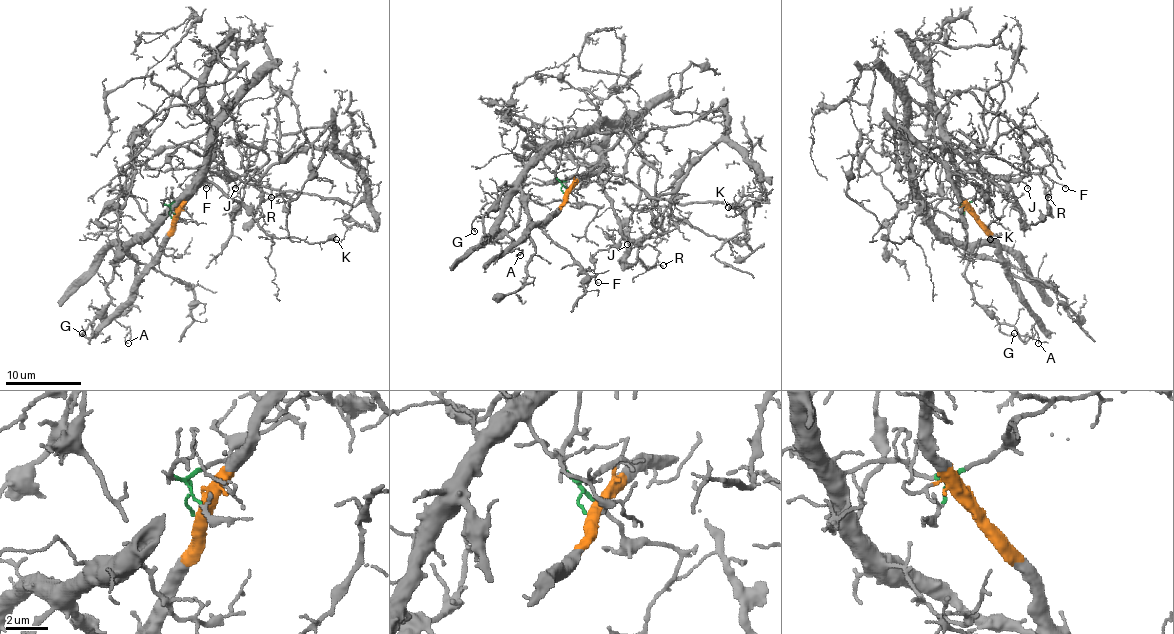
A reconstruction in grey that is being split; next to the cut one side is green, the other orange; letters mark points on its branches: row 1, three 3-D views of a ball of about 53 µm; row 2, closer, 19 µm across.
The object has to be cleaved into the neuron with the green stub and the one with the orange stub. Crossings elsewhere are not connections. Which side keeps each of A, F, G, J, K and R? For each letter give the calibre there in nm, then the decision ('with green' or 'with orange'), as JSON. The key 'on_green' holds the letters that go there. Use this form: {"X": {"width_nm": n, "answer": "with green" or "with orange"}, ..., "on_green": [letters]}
{"A": {"width_nm": 110, "answer": "with orange"}, "F": {"width_nm": 130, "answer": "with orange"}, "G": {"width_nm": 160, "answer": "with green"}, "J": {"width_nm": 120, "answer": "with orange"}, "K": {"width_nm": 110, "answer": "with orange"}, "R": {"width_nm": 130, "answer": "with orange"}, "on_green": ["G"]}

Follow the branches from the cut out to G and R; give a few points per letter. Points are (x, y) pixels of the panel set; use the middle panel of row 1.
G: (564, 193), (556, 169), (564, 146), (551, 148), (514, 184), (505, 182), (473, 222), (474, 232)
R: (564, 193), (581, 176), (596, 176), (619, 230), (638, 247), (636, 256), (646, 266), (663, 266)

